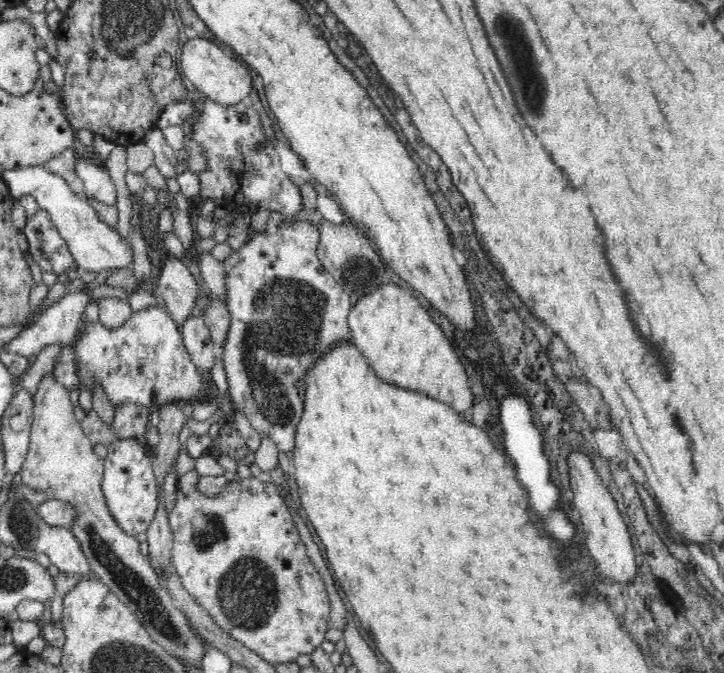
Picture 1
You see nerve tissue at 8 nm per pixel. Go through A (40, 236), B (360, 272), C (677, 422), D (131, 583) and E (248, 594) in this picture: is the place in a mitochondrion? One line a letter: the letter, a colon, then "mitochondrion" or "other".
A: mitochondrion
B: mitochondrion
C: other
D: mitochondrion
E: mitochondrion

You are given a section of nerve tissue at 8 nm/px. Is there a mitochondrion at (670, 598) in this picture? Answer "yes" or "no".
no

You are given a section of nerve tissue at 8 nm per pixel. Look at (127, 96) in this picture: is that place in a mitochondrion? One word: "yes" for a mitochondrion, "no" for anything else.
no

